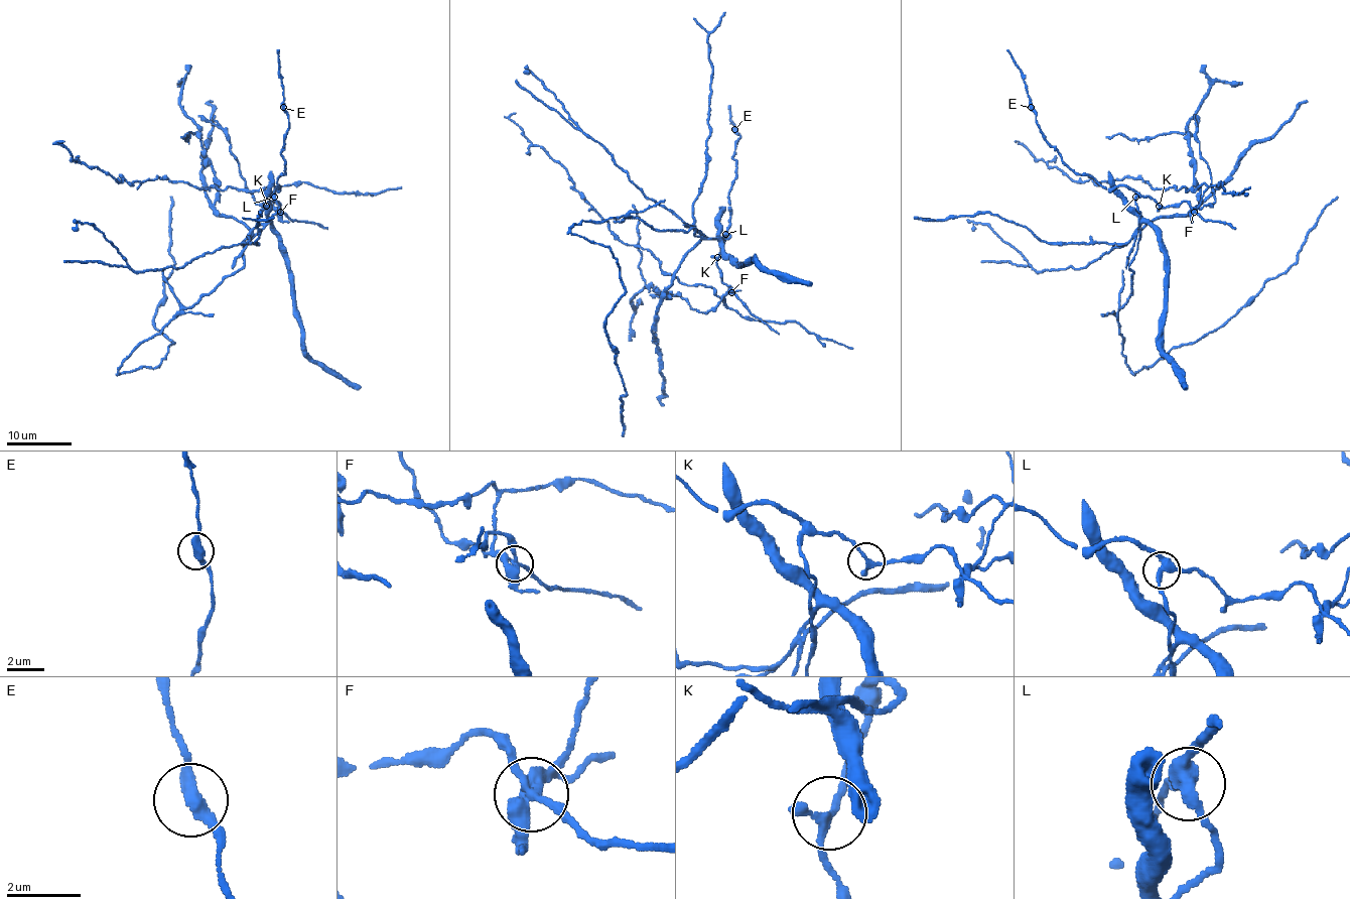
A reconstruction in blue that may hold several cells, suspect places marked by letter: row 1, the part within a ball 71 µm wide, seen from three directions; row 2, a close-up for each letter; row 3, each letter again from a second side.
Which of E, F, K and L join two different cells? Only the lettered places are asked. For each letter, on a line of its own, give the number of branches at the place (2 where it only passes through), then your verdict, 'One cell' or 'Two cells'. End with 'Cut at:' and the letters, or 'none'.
E: Branches: 2. One cell
F: Branches: 4. Two cells
K: Branches: 3. One cell
L: Branches: 3. Two cells
Cut at: F, L

